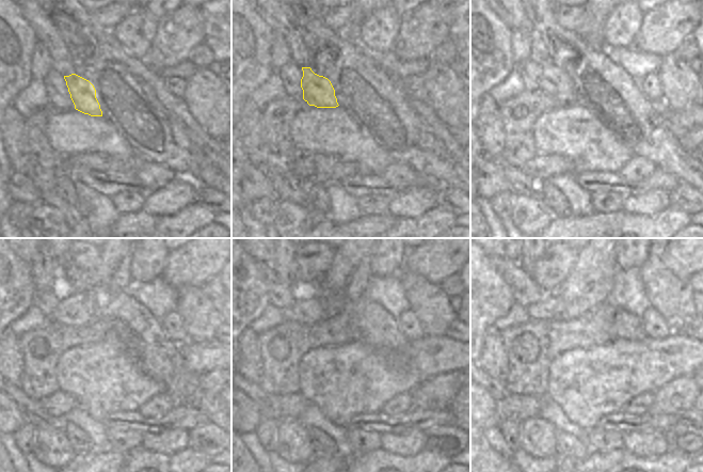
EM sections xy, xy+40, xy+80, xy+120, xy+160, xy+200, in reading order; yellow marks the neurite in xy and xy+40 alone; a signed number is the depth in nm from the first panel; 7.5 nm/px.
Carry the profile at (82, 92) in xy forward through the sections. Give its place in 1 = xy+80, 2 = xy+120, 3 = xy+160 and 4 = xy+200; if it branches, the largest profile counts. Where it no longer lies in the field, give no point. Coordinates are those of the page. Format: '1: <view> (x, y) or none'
1: xy+80 (554, 81)
2: xy+120 (72, 312)
3: xy+160 (309, 311)
4: xy+200 (548, 308)

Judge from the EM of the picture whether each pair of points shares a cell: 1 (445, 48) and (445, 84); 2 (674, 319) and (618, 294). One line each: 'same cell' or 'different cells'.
1: different cells
2: different cells

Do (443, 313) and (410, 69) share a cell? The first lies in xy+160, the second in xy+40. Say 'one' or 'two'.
two

